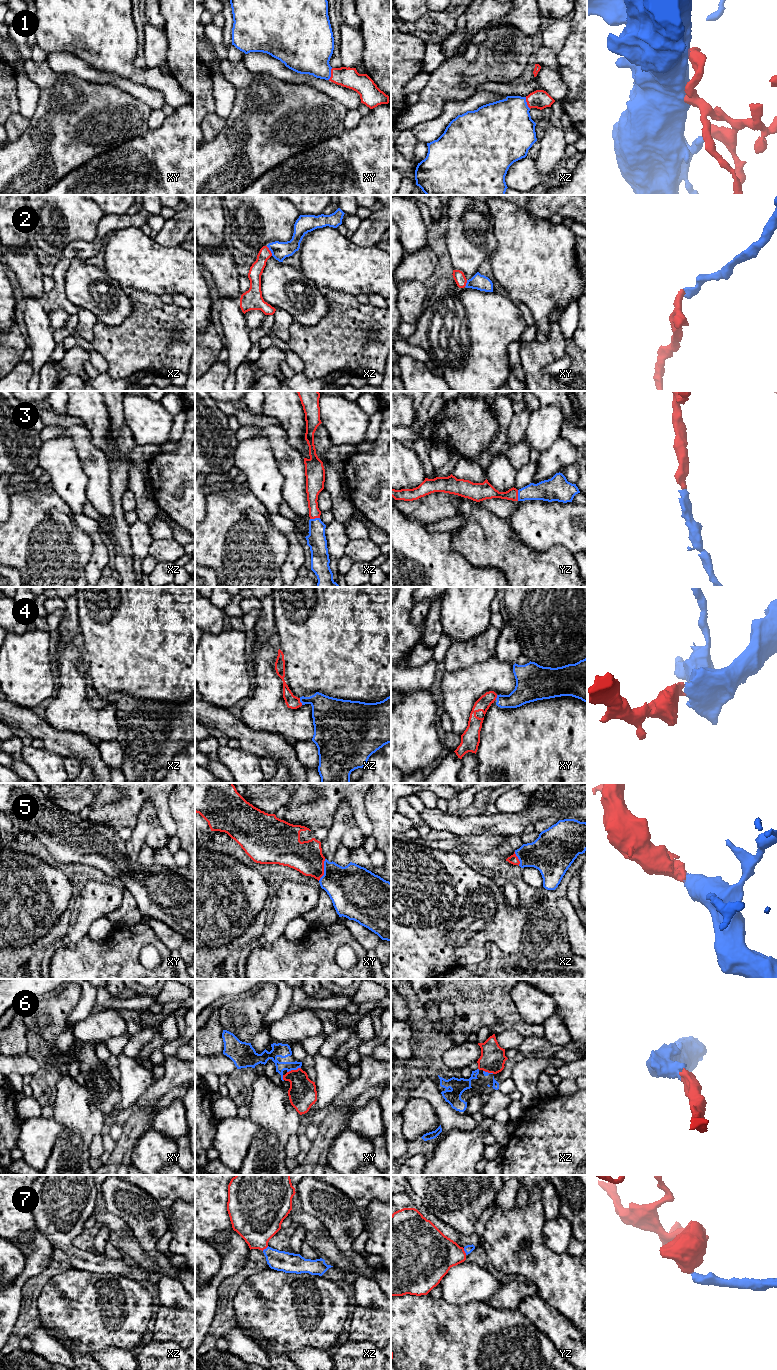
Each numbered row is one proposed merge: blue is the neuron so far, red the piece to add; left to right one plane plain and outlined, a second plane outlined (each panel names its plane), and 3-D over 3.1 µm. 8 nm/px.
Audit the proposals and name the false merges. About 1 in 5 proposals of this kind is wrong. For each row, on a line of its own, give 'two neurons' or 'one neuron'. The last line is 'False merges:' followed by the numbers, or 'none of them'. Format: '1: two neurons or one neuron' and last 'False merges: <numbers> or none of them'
1: one neuron
2: one neuron
3: one neuron
4: one neuron
5: one neuron
6: one neuron
7: one neuron
False merges: none of them

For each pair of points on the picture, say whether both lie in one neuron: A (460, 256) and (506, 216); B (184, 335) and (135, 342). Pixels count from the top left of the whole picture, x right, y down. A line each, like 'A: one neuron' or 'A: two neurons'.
A: two neurons
B: one neuron

